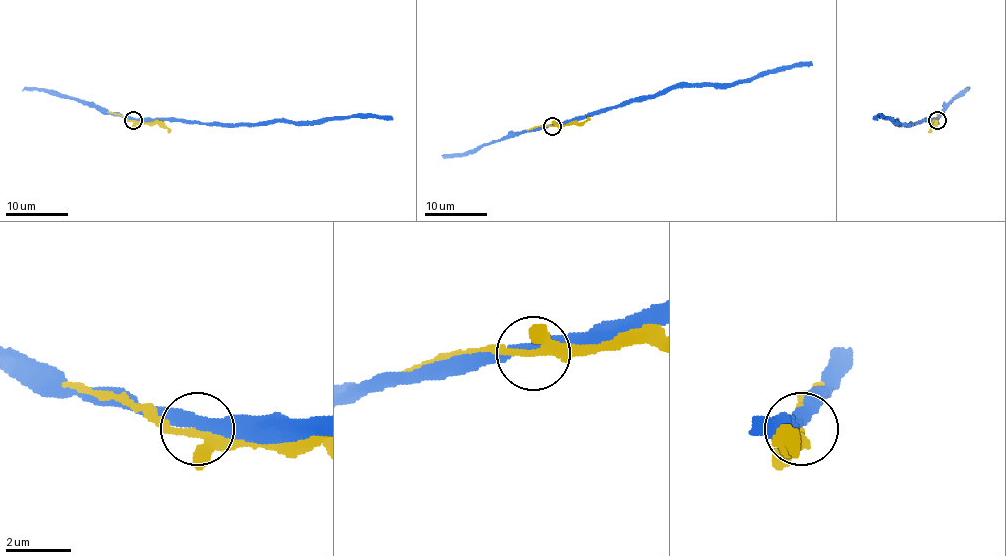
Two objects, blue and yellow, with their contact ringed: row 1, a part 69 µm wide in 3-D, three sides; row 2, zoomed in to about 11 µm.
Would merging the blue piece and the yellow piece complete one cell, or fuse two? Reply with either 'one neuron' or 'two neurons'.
one neuron

